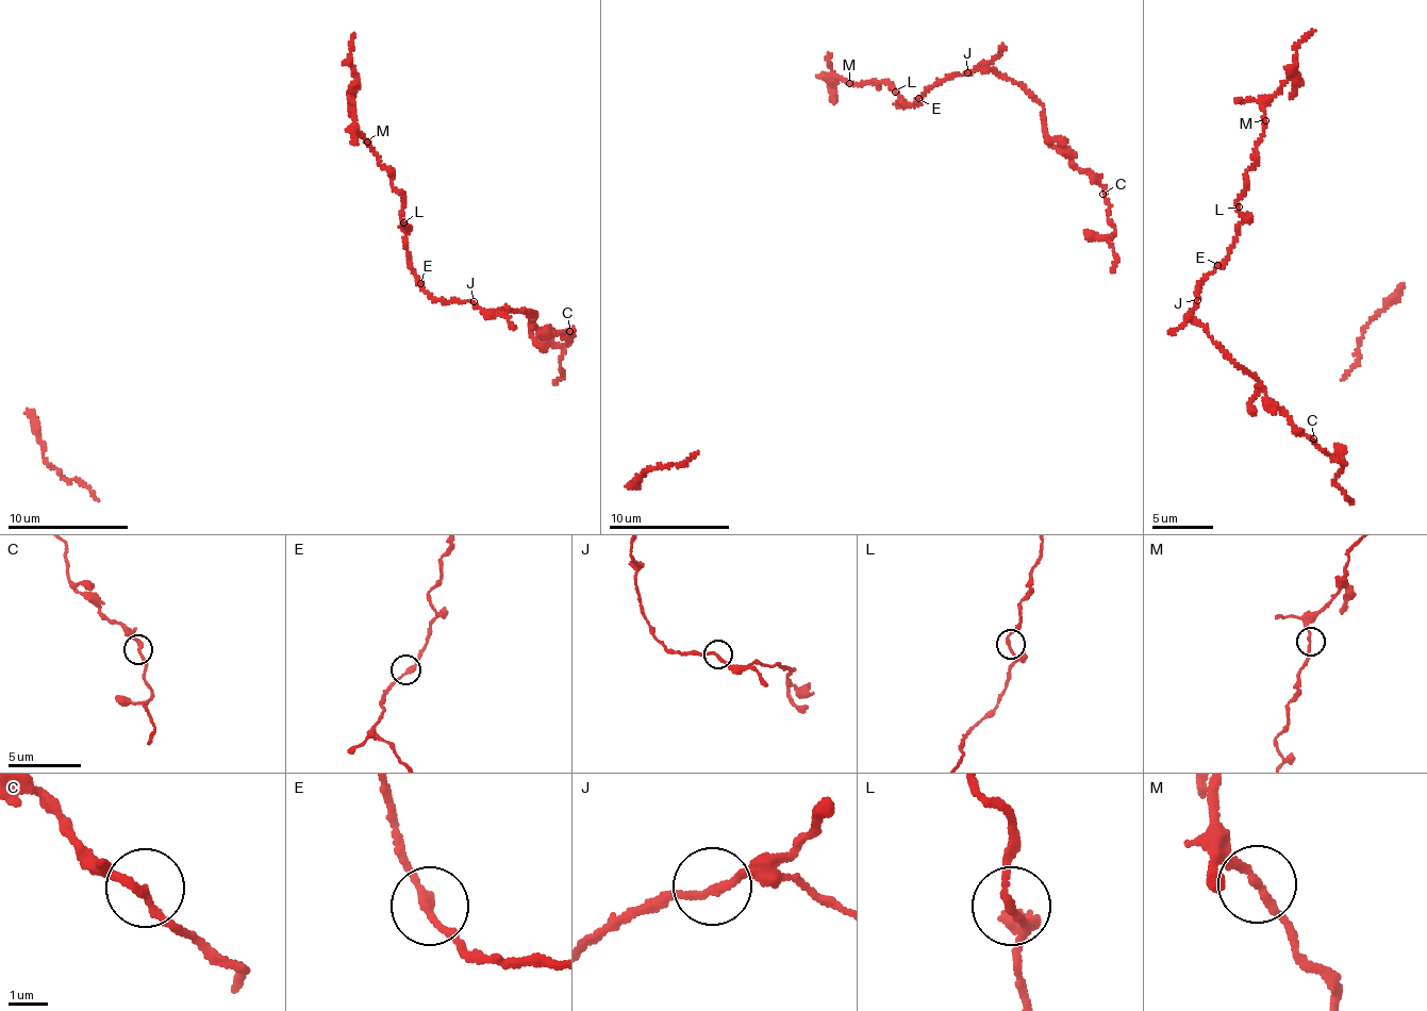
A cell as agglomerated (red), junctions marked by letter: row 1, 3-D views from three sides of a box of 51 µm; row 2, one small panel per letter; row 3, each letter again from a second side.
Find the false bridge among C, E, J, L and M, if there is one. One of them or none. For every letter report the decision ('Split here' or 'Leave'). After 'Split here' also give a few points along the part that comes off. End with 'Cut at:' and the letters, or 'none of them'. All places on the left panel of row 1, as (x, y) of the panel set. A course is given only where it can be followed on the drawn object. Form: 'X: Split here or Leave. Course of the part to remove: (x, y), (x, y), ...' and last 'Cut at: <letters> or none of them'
C: Split here. Course of the part to remove: (570, 330), (566, 341), (571, 342), (565, 349), (561, 380), (553, 382)
E: Leave
J: Leave
L: Leave
M: Leave
Cut at: C

